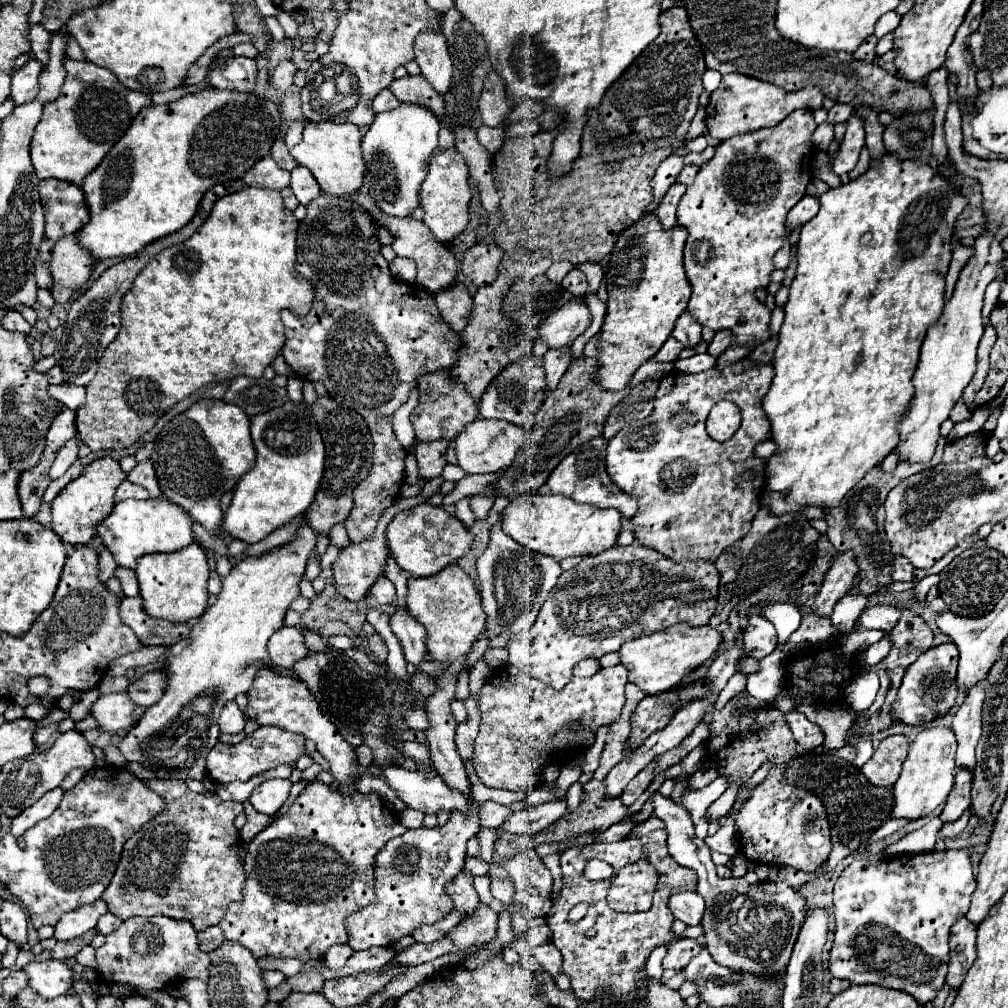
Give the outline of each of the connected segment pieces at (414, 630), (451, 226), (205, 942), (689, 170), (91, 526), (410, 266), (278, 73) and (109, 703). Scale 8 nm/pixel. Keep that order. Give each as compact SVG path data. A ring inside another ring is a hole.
M396 607L396 611L390 615L390 629L400 639L404 657L412 665L420 665L424 661L426 649L426 629L410 615L408 609Z
M456 147L436 149L432 153L428 175L420 189L420 199L424 209L424 223L430 227L430 231L436 235L438 241L452 241L458 233L466 229L470 221L468 207L472 199L472 189L468 183L468 165Z
M208 927L204 933L198 933L198 945L206 953L216 951L222 943L226 943L226 937L220 927Z
M686 165L684 169L682 169L682 173L678 175L678 183L682 183L682 185L692 185L694 183L694 177L696 177L696 173L698 173L698 169L700 167L696 167L696 165Z
M100 457L84 467L82 475L76 481L56 495L52 501L52 527L64 543L86 545L96 537L96 525L112 511L114 493L118 485L126 479L126 473L120 469L120 463L112 457Z
M396 256L389 265L390 272L396 279L406 283L413 283L416 279L416 263L412 259Z
M280 61L278 67L274 69L272 77L270 77L270 83L278 89L278 91L286 91L290 85L292 85L292 79L294 79L294 73L298 71L296 63L292 61Z
M110 693L102 695L94 707L92 715L98 721L98 727L110 733L122 733L132 727L134 723L134 701L128 697L128 693Z

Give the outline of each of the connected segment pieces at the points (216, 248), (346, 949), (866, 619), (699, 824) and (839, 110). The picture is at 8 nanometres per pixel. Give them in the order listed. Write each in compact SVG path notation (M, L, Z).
M244 187L238 193L230 193L222 199L218 199L210 211L210 217L204 221L204 225L200 225L200 229L188 239L182 241L178 245L172 245L168 249L164 249L162 253L158 253L140 273L140 277L136 277L132 289L126 293L124 301L122 301L122 327L120 327L120 337L116 337L104 351L102 359L100 359L100 367L96 377L92 379L92 383L86 387L86 401L78 407L76 411L76 429L80 439L92 449L92 451L102 451L102 449L122 449L128 447L132 443L136 443L144 433L148 433L154 423L178 401L182 401L184 397L192 395L194 391L198 391L202 385L212 383L212 381L224 381L224 379L232 379L238 375L246 375L246 377L262 377L264 369L274 361L274 357L280 353L280 349L284 347L284 325L280 321L280 311L288 309L292 311L296 317L304 317L310 307L312 307L312 299L310 299L310 291L314 297L314 287L308 279L304 279L298 271L296 271L296 231L298 231L298 219L294 217L294 213L290 209L284 207L284 201L280 197L278 191L272 189L256 189L256 187Z
M336 945L336 947L332 947L328 953L326 953L326 965L330 967L330 969L340 969L340 967L344 967L344 963L352 957L352 953L354 953L354 949L350 947L350 945Z
M874 605L868 607L862 617L856 621L856 627L868 627L868 629L882 629L884 633L892 631L900 619L900 607L898 605Z
M720 777L720 779L714 779L708 787L687 791L682 796L680 804L690 811L695 827L695 835L698 835L700 839L704 839L706 833L708 833L708 825L706 825L706 821L704 821L706 809L708 809L724 791L726 791L726 781L724 781L724 777Z
M836 103L830 111L828 111L828 121L830 123L842 123L846 121L850 115L852 115L852 105L842 105L842 103Z

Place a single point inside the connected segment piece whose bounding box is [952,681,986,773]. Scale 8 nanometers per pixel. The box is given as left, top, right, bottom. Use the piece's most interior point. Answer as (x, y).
(967, 726)

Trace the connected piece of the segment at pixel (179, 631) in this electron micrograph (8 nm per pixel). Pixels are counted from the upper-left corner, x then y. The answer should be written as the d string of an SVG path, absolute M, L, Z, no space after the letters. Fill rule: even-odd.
M124 597L120 603L120 619L128 625L144 645L174 645L188 637L191 627L188 623L174 625L164 619L152 619L144 613L140 597Z

